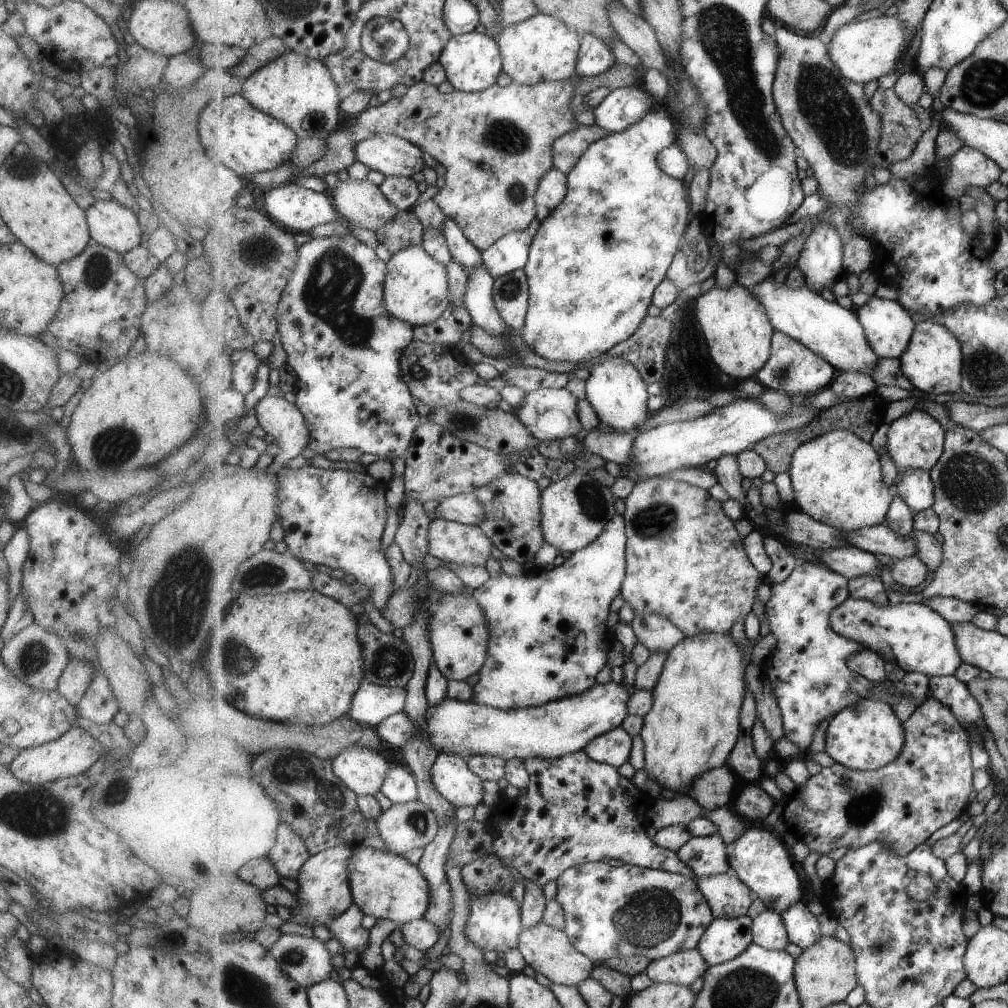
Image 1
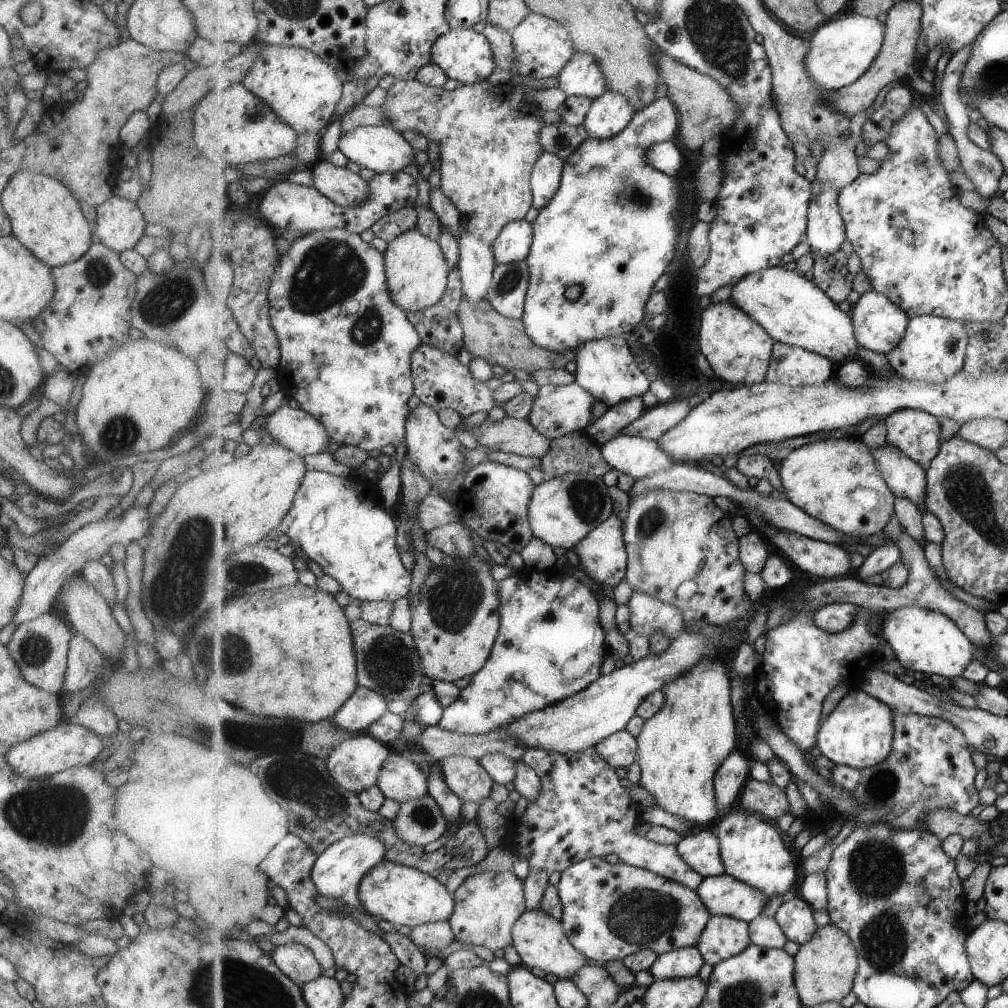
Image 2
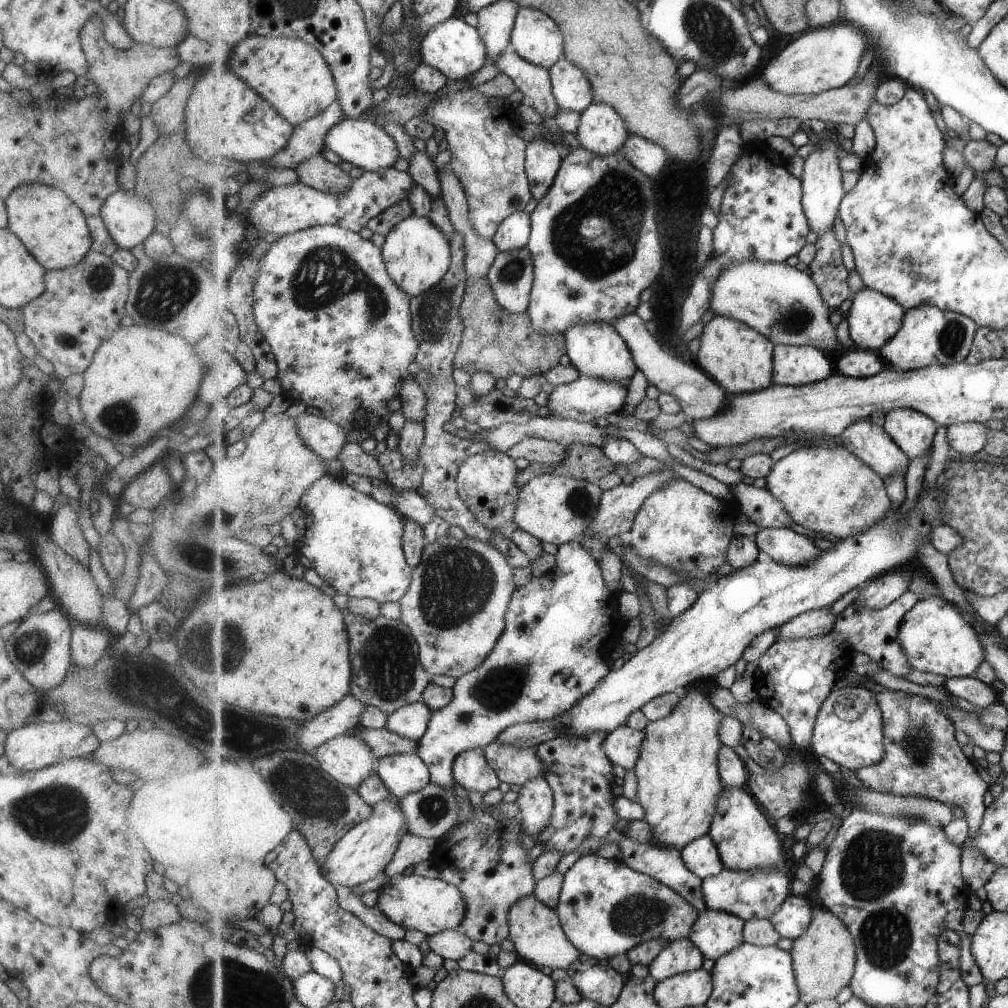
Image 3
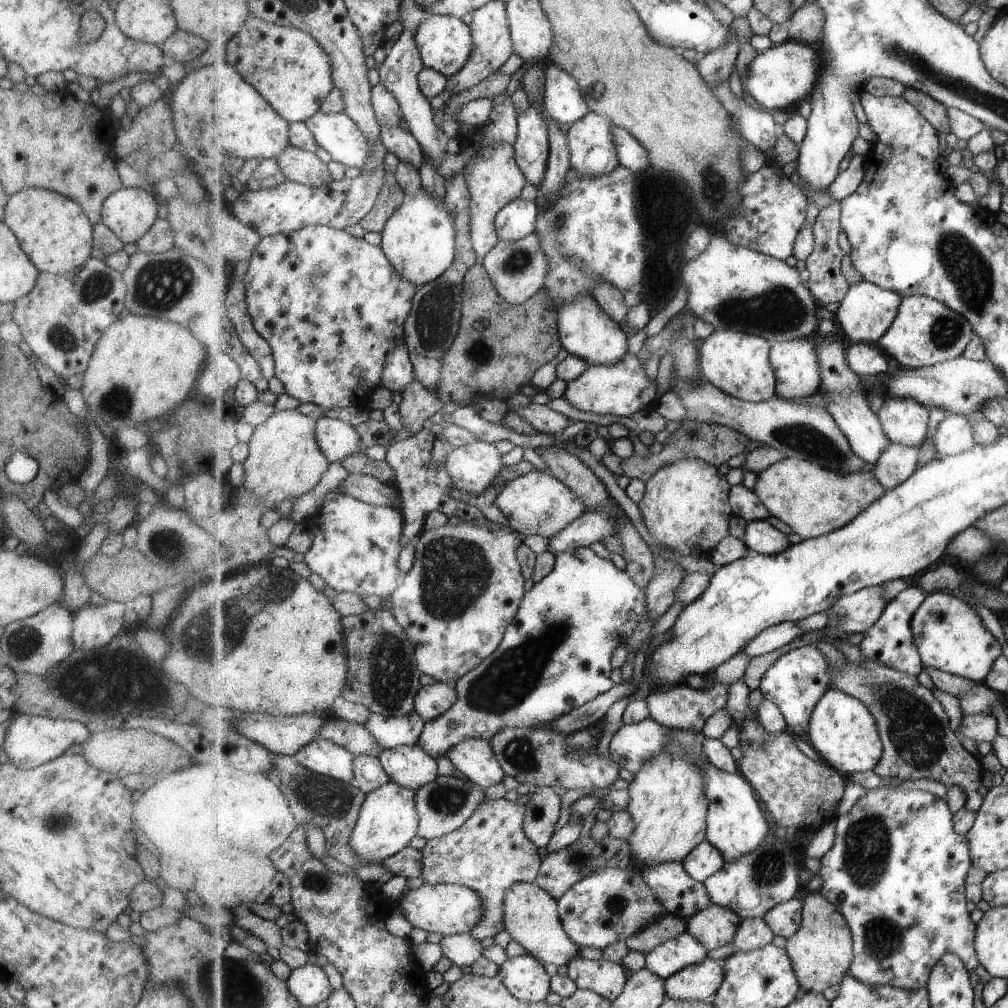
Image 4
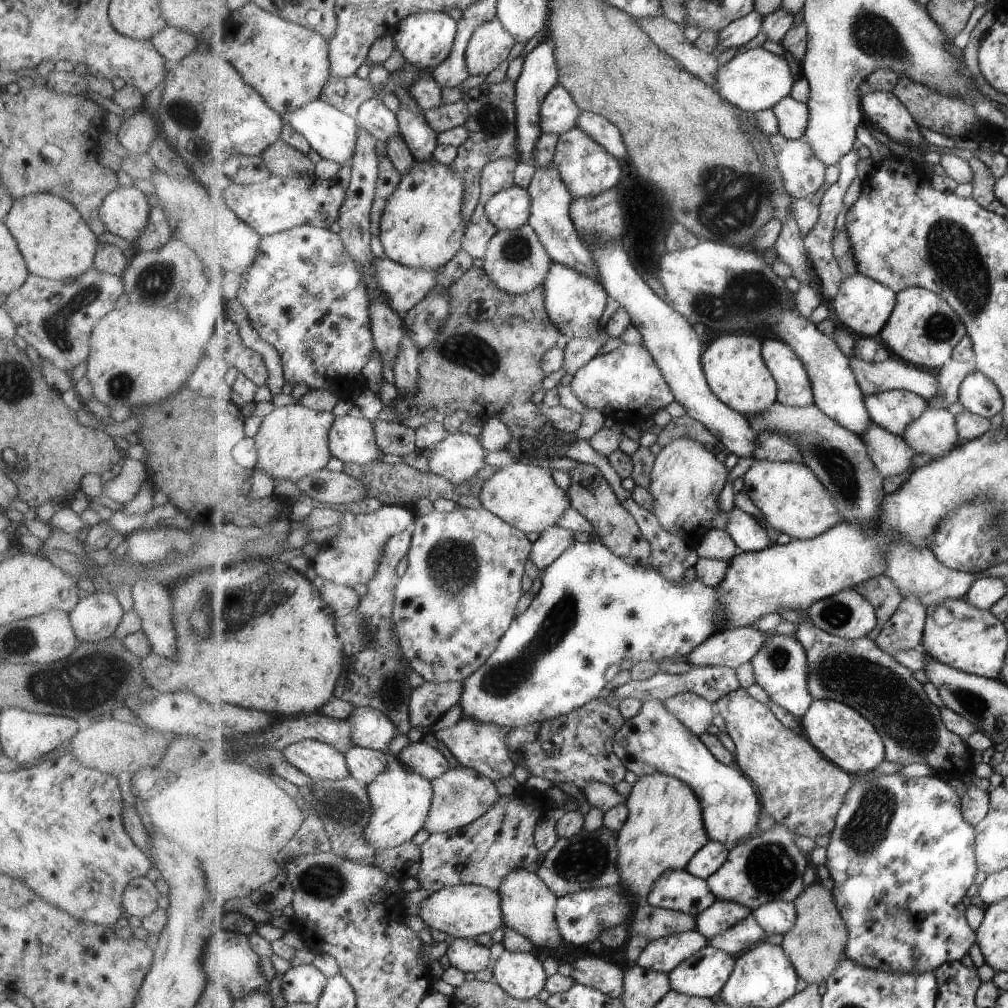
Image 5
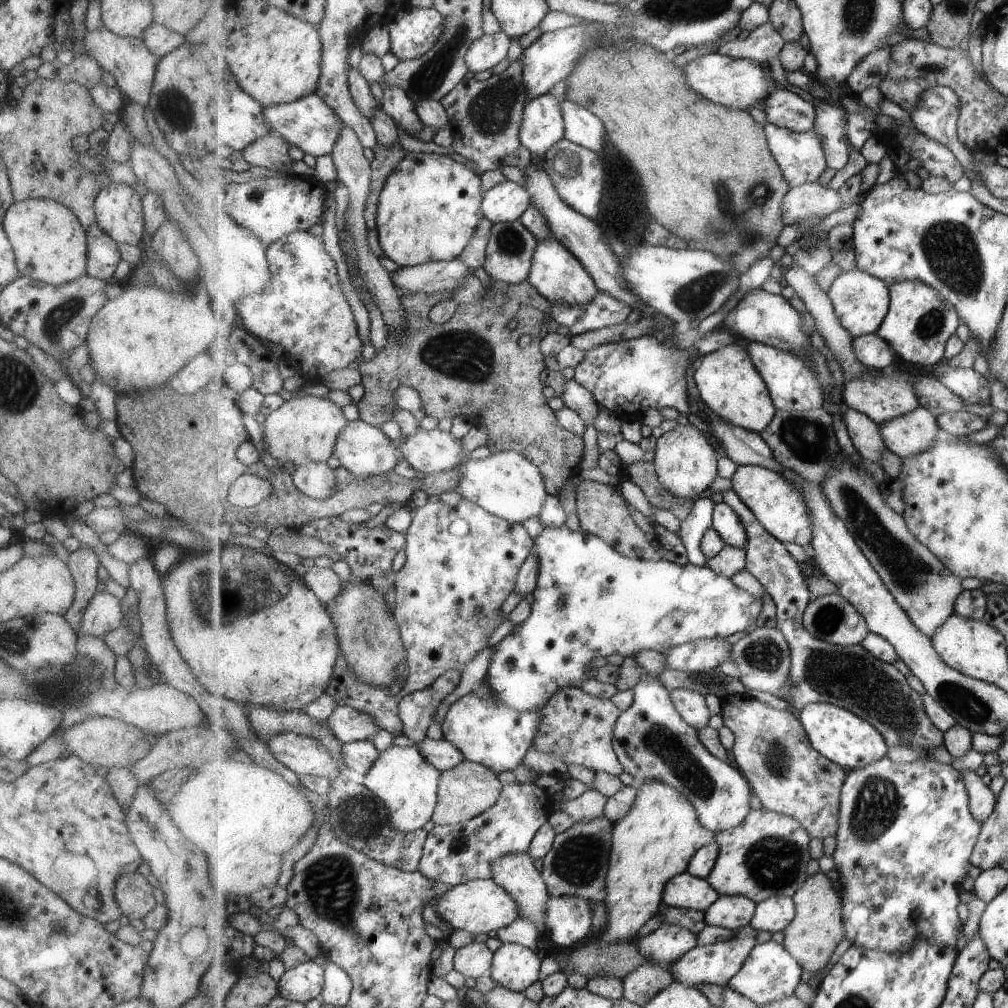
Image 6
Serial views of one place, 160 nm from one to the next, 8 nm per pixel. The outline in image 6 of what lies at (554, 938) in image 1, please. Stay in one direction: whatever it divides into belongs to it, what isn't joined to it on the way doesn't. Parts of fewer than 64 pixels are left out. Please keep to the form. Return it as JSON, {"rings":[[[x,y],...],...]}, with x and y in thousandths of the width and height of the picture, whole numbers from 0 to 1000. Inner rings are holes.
{"rings":[[[525,846],[523,847],[504,847],[492,853],[489,857],[489,872],[495,879],[501,880],[508,887],[508,890],[515,896],[516,911],[526,912],[538,926],[542,923],[542,911],[545,892],[548,887],[545,885],[543,876],[539,871],[535,855]]]}

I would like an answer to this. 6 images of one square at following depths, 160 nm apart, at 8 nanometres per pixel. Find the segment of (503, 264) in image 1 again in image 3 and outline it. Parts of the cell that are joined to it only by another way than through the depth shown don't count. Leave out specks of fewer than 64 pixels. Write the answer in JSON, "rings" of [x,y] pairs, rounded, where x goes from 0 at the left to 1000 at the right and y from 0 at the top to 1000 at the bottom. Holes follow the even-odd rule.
{"rings":[[[519,208],[501,216],[488,239],[494,249],[505,250],[505,248],[521,247],[521,244],[525,243],[527,235],[528,212]]]}

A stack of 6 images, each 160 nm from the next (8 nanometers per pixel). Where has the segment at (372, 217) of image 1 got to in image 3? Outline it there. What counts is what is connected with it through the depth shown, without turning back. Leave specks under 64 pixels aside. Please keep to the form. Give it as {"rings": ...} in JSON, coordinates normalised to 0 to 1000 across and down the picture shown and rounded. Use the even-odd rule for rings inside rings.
{"rings":[[[320,152],[303,157],[294,170],[299,182],[322,191],[341,192],[348,185],[348,175],[326,161]]]}

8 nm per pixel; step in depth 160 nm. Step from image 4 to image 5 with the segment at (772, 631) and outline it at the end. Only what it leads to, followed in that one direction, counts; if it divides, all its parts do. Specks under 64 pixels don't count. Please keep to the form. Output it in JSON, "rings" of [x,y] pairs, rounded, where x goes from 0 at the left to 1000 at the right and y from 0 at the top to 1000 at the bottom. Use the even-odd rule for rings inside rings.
{"rings":[[[748,622],[721,624],[695,638],[680,656],[691,662],[715,660],[730,664],[746,657],[765,628]]]}

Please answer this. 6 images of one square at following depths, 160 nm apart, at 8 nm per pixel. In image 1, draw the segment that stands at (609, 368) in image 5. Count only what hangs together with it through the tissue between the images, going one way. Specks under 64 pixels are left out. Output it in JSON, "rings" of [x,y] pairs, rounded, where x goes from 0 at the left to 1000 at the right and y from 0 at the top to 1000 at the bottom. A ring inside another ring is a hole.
{"rings":[[[533,386],[527,388],[516,402],[509,405],[509,409],[524,423],[524,426],[536,438],[548,438],[563,435],[578,426],[572,415],[572,395],[563,387],[558,386]]]}

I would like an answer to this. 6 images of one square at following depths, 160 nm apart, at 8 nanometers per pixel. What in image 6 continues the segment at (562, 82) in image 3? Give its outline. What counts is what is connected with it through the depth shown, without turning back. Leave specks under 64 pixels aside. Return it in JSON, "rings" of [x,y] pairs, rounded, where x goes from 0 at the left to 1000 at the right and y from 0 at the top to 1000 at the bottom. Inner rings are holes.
{"rings":[[[541,92],[522,103],[516,137],[529,155],[543,153],[552,141],[560,137],[562,121],[558,101],[555,96]]]}

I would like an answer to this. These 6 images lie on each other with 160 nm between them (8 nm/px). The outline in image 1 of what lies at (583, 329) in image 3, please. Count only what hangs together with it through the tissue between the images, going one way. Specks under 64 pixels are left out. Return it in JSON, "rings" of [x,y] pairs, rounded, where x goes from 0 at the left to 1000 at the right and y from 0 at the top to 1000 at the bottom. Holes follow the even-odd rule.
{"rings":[[[593,355],[593,361],[584,366],[584,375],[581,377],[581,395],[591,408],[594,419],[611,426],[614,429],[632,428],[647,410],[642,405],[644,389],[636,368],[619,355]]]}

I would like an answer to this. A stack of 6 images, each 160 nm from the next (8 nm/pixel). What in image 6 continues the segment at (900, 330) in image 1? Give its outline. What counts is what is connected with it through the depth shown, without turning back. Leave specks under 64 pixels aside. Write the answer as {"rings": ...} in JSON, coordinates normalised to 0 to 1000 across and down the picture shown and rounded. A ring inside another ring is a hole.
{"rings":[[[851,266],[834,271],[821,288],[833,320],[847,333],[869,330],[876,321],[884,304],[883,285],[880,280]]]}

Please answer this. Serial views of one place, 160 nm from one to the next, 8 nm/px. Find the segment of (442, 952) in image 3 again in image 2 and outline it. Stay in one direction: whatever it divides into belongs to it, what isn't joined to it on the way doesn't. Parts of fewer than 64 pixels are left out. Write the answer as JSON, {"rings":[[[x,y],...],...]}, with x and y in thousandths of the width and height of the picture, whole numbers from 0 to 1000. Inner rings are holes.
{"rings":[[[434,914],[413,919],[406,929],[410,935],[424,942],[438,942],[445,938],[449,933],[453,933],[446,914]]]}

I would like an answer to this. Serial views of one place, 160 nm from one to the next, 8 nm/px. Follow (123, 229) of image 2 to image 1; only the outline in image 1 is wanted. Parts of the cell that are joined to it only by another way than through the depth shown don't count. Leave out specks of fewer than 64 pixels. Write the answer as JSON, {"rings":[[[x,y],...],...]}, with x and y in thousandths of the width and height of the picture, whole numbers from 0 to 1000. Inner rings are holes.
{"rings":[[[114,197],[93,198],[83,211],[90,238],[100,244],[124,252],[138,243],[141,231],[134,211]]]}

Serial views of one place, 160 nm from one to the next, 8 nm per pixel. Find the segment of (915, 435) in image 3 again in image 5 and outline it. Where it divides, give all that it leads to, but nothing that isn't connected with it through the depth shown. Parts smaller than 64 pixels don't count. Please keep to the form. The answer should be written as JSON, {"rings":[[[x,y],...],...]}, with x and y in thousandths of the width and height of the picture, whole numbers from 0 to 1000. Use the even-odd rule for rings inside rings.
{"rings":[[[898,386],[858,392],[858,399],[866,419],[894,433],[922,405],[919,395]]]}

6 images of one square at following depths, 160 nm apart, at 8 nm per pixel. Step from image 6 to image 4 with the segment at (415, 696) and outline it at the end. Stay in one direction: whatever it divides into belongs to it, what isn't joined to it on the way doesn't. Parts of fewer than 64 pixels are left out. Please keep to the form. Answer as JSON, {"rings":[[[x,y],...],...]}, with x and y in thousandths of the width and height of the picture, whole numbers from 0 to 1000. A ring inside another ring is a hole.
{"rings":[[[433,676],[427,681],[419,681],[417,688],[415,688],[413,691],[413,703],[411,705],[414,706],[422,716],[428,716],[428,714],[432,714],[436,712],[436,710],[439,710],[441,706],[444,706],[453,697],[453,694],[454,688],[451,680]]]}

